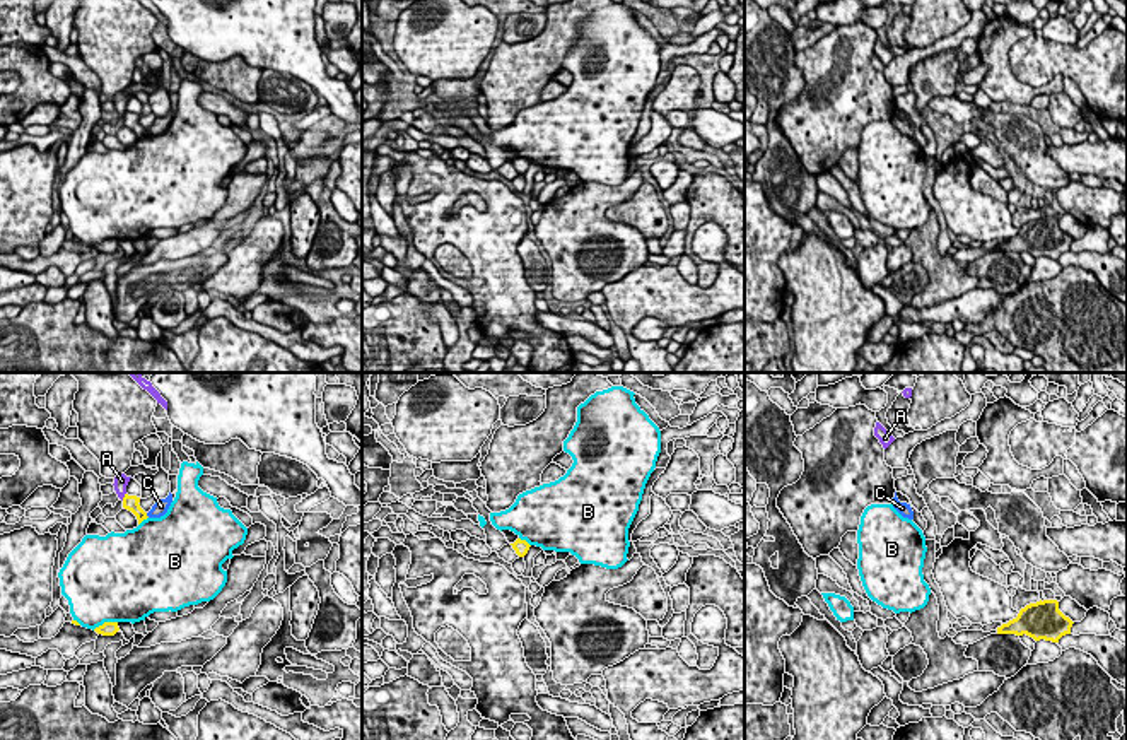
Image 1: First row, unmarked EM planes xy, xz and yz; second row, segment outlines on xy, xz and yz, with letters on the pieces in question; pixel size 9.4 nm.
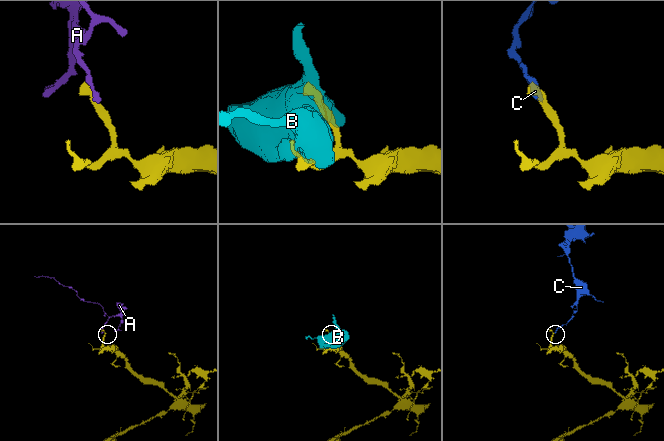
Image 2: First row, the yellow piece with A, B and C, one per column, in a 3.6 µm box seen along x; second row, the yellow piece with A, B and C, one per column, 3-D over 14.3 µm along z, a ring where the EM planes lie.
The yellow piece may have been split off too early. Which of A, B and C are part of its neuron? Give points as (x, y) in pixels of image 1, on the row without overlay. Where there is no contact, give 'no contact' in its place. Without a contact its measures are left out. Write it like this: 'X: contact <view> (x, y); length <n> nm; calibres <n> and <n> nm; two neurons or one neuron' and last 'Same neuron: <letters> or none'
A: contact xy (125, 113); length 90 nm; calibres 140 and 130 nm; two neurons
B: contact xy (105, 240); length 260 nm; calibres 130 and 500 nm; two neurons
C: contact xy (145, 132); length 60 nm; calibres 140 and 140 nm; two neurons
Same neuron: none

